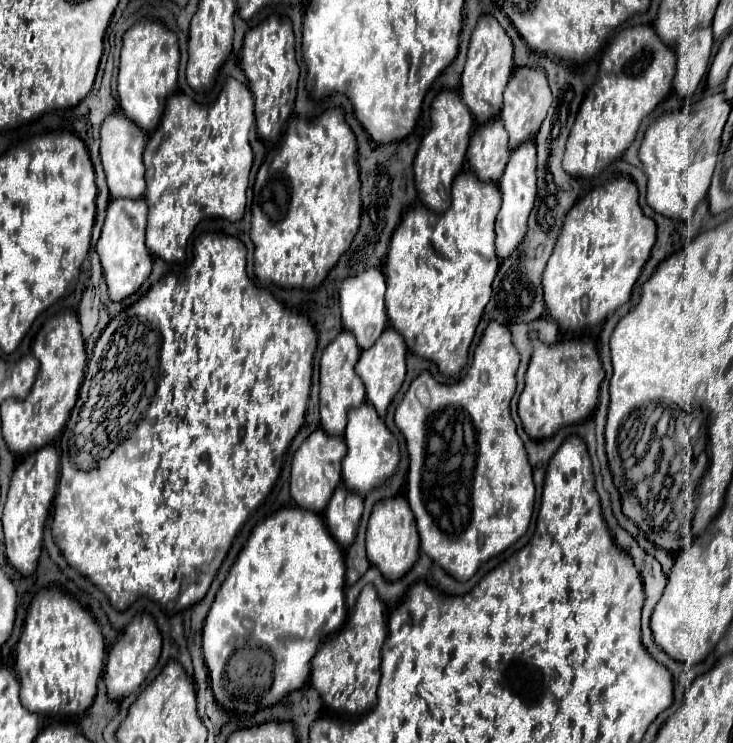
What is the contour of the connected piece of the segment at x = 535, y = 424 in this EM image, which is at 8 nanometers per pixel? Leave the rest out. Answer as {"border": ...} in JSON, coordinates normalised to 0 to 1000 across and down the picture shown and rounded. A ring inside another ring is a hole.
{"border":[[[782,455],[760,463],[727,463],[727,482],[716,503],[716,525],[708,533],[708,563],[727,592],[752,590],[776,571],[790,571],[809,560],[817,520],[825,509],[812,463],[804,455]]]}

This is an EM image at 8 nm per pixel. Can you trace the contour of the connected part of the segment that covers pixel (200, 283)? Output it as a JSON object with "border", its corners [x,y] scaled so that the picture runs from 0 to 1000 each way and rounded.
{"border":[[[277,315],[266,323],[263,353],[250,369],[222,371],[190,406],[157,425],[130,463],[105,544],[80,592],[83,643],[70,708],[72,727],[94,762],[141,794],[151,816],[162,824],[171,824],[192,802],[220,813],[225,824],[247,824],[277,808],[326,711],[370,662],[383,635],[386,611],[416,568],[432,450],[416,425],[397,420],[378,406],[370,393],[356,390],[340,377],[334,366],[334,342],[332,326],[318,318]]]}

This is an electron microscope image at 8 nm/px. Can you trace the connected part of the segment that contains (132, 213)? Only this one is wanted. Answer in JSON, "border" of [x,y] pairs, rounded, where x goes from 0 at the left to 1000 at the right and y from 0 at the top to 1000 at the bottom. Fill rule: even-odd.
{"border":[[[157,266],[151,269],[141,301],[141,312],[132,328],[132,339],[141,355],[141,369],[149,385],[149,398],[154,406],[165,406],[184,396],[206,366],[206,342],[198,331],[198,301],[201,301],[201,275],[195,266]]]}

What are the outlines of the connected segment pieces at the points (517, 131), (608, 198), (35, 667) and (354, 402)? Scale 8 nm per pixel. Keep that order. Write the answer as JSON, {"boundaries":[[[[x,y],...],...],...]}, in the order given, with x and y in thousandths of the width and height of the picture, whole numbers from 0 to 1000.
{"boundaries":[[[[711,92],[711,97],[703,94],[686,124],[686,148],[683,148],[683,162],[694,180],[697,202],[733,183],[749,143],[752,143],[752,121],[744,108],[744,97],[733,97],[733,92]]],[[[839,240],[828,245],[825,250],[804,258],[776,283],[771,307],[765,310],[754,345],[741,366],[741,406],[749,428],[763,436],[765,447],[793,450],[795,444],[825,433],[831,423],[861,401],[864,385],[894,328],[894,315],[894,299],[874,285],[869,272],[869,250],[858,240]]],[[[61,791],[37,824],[31,853],[23,867],[20,902],[29,918],[29,945],[50,961],[116,961],[132,934],[132,915],[141,904],[143,861],[127,829],[97,802]]],[[[476,444],[462,447],[462,452],[441,471],[438,479],[438,579],[449,581],[449,587],[468,587],[473,552],[487,549],[498,541],[498,517],[484,503],[484,490],[492,479],[484,452]]]]}

